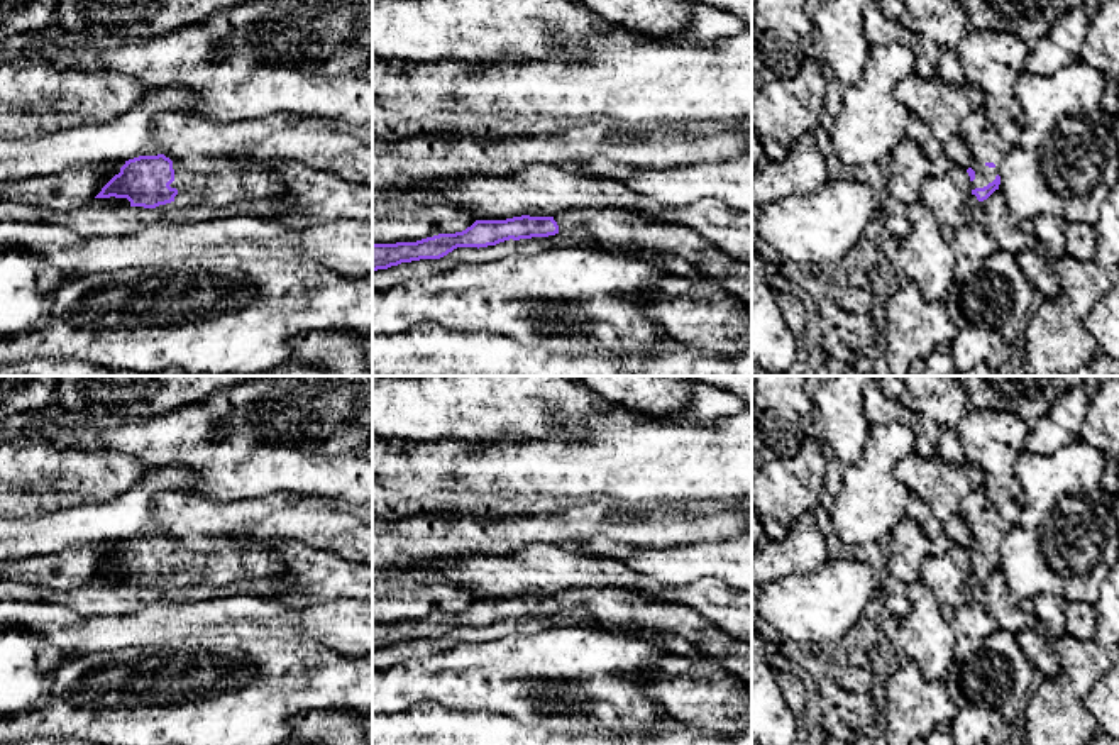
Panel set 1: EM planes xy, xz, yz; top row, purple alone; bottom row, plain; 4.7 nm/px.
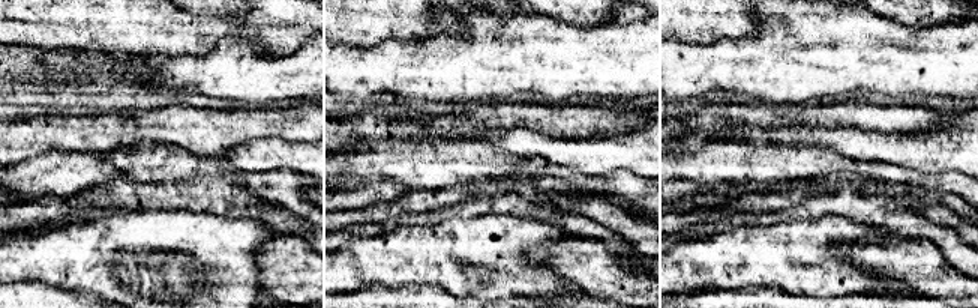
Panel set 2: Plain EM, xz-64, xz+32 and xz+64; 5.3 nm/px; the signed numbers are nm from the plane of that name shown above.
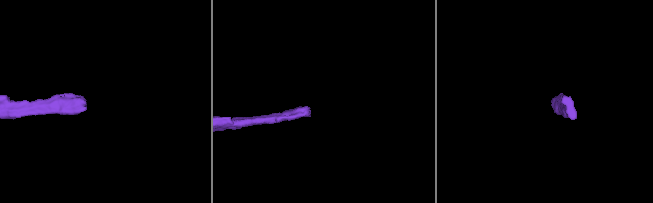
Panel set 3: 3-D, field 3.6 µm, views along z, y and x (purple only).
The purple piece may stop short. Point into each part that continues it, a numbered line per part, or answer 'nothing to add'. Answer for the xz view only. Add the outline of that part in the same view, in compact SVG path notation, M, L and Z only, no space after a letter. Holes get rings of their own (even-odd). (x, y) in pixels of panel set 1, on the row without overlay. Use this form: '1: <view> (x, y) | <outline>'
1: xz (639, 612) | M618 588L567 589L554 599L559 611L589 611L608 628L681 637L701 655L723 662L731 674L752 684L752 642L728 635L689 606Z

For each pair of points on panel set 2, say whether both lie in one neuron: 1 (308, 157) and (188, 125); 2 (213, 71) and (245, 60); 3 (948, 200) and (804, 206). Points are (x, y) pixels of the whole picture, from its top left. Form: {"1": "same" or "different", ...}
{"1": "different", "2": "same", "3": "same"}

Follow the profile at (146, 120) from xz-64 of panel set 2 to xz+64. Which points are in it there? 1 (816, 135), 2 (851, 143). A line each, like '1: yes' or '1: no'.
1: no
2: no

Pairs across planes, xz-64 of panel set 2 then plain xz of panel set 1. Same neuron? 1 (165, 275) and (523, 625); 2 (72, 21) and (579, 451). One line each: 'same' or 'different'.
1: different
2: different

